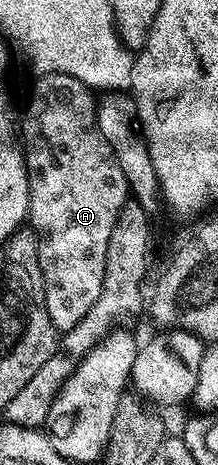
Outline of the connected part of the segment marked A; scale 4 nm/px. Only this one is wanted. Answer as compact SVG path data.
M40 74L37 79L32 86L32 95L28 98L28 107L22 110L22 149L24 162L28 166L28 218L31 225L39 231L38 260L44 277L46 308L50 312L50 320L54 324L54 328L58 332L63 332L74 328L74 324L78 324L78 320L82 320L82 316L86 316L86 312L90 312L94 300L98 300L98 292L102 292L102 276L106 272L106 244L110 244L110 232L114 232L118 212L122 210L124 203L129 199L130 191L126 184L126 176L122 176L122 168L118 168L118 164L110 152L110 144L106 144L102 132L98 132L96 98L93 91L85 83L74 80L72 74Z

